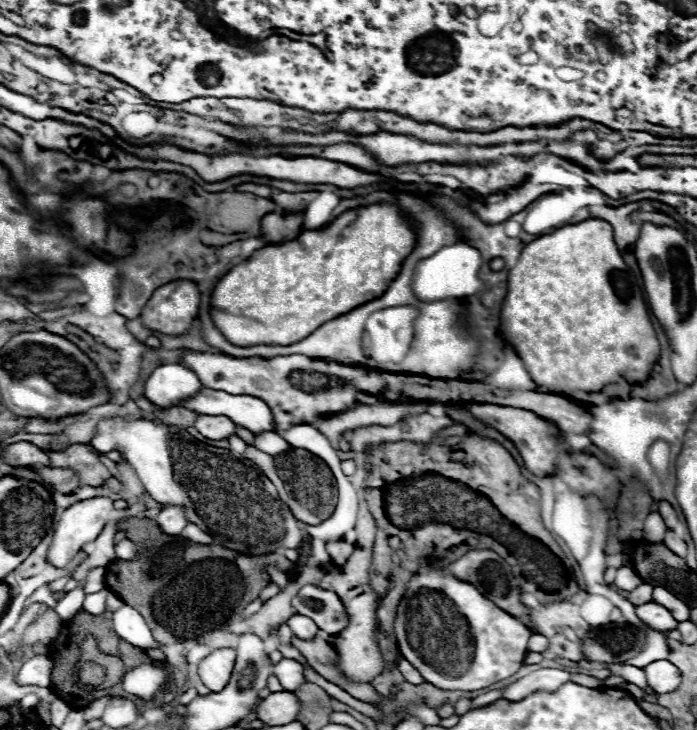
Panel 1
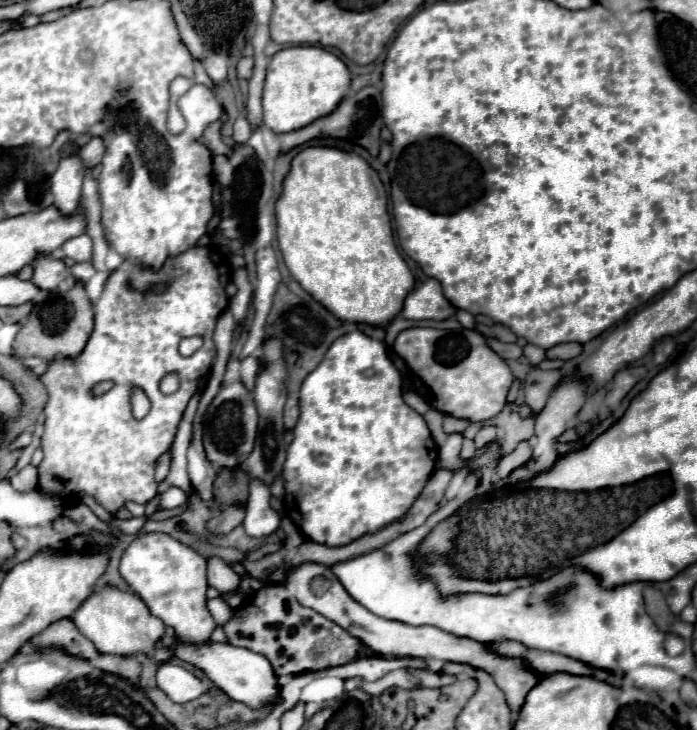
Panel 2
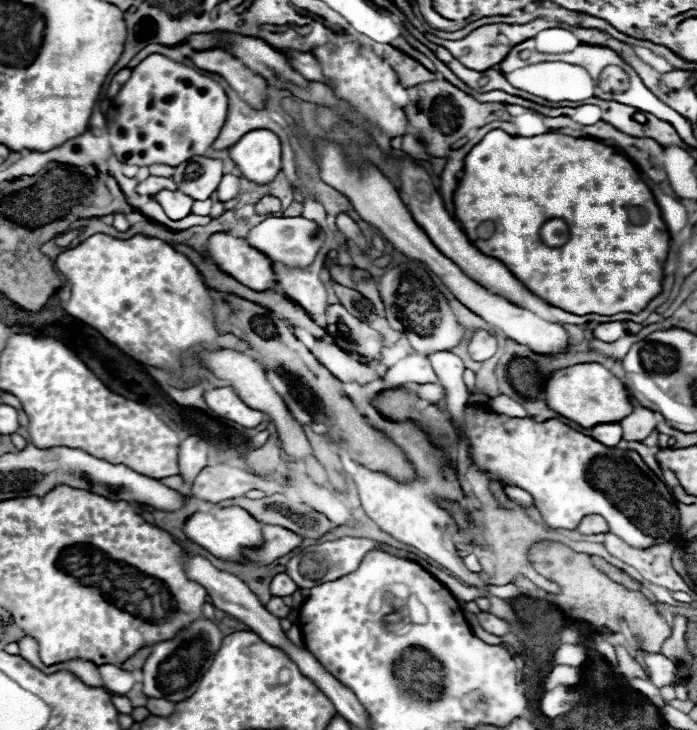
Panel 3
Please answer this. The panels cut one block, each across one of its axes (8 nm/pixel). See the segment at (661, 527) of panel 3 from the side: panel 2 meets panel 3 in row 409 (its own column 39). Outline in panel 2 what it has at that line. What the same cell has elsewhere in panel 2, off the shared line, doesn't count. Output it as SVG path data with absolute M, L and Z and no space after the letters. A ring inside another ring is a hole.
M192 246L190 250L174 258L168 258L168 262L164 262L160 270L144 268L134 260L126 260L118 270L110 272L100 302L96 302L94 306L94 330L86 342L86 348L74 358L52 360L48 364L48 370L40 376L40 380L48 390L48 402L44 408L46 422L42 434L44 460L38 466L40 472L38 484L42 492L58 496L86 492L94 496L96 502L102 504L112 514L120 506L124 506L126 500L146 504L150 498L156 496L158 482L154 480L154 464L170 448L176 434L176 426L182 418L182 412L186 410L188 398L192 396L192 390L196 390L198 378L204 376L204 370L210 368L216 356L212 332L218 316L228 308L228 296L226 296L228 282L230 282L228 262L224 260L224 256L220 258L218 250L208 246ZM158 284L168 284L168 288L158 292L156 290ZM186 336L202 336L204 340L204 346L196 350L190 358L178 354L178 344ZM174 370L180 374L186 386L180 386L178 392L164 396L158 390L158 382L162 376ZM102 380L114 382L114 388L108 394L94 398L90 394L90 386ZM134 388L140 388L152 404L150 412L142 420L134 420L132 416L130 394L134 392Z

